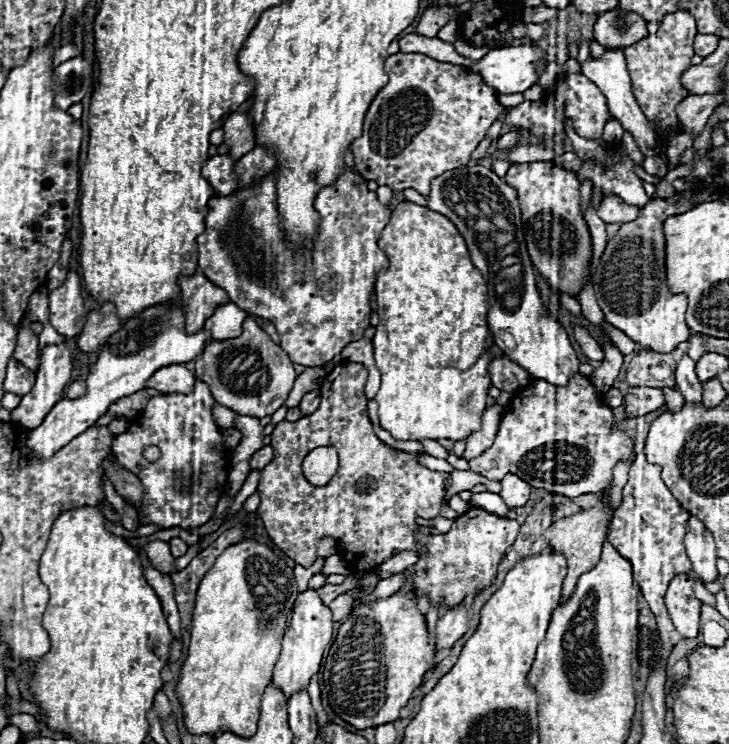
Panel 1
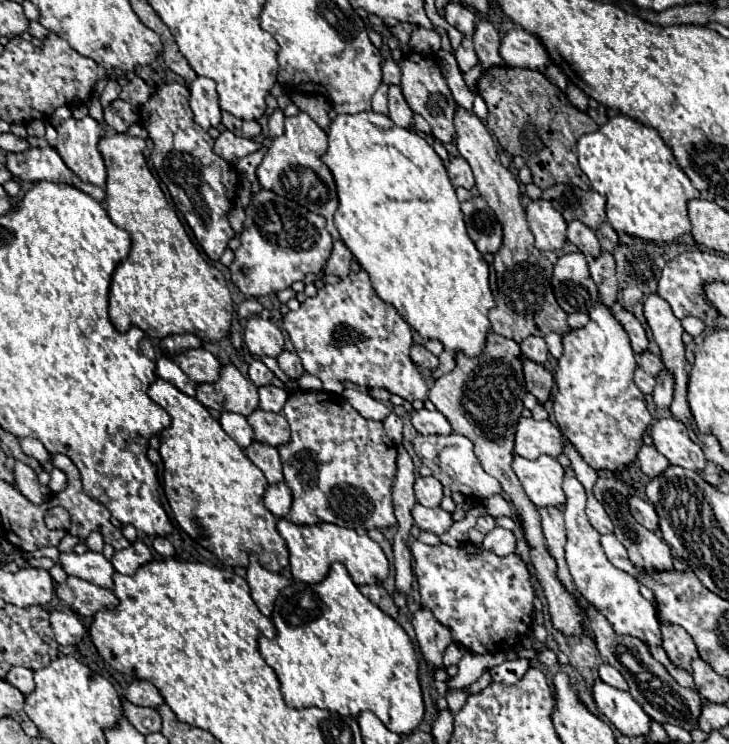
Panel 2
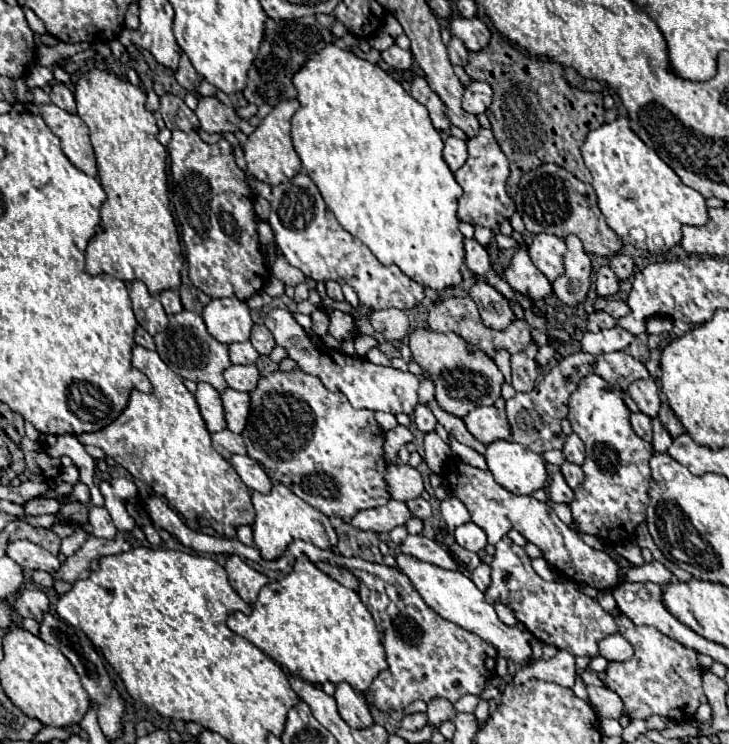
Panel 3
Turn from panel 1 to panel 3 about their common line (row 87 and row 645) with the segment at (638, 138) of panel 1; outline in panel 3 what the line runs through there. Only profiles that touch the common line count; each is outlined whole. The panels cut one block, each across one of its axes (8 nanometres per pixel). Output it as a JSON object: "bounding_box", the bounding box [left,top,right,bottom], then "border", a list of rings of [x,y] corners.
{"bounding_box":[598,634,632,662],"border":[[[612,634],[598,642],[598,654],[608,662],[624,662],[632,658],[632,646],[620,634]]]}

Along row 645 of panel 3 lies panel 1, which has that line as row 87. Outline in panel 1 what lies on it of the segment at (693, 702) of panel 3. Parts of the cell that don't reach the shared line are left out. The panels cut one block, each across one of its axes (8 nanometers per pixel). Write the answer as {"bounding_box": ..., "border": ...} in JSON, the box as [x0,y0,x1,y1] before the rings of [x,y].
{"bounding_box":[624,12,696,134],"border":[[[672,12],[672,14],[666,14],[658,32],[656,34],[650,34],[642,40],[638,40],[636,44],[628,46],[624,50],[624,58],[626,58],[626,68],[630,72],[630,82],[632,82],[632,94],[636,98],[636,102],[640,104],[642,112],[646,114],[646,118],[652,122],[656,120],[656,124],[660,128],[666,128],[668,132],[674,132],[678,134],[678,118],[676,118],[676,104],[678,100],[682,100],[682,96],[688,96],[688,92],[682,90],[680,86],[680,74],[690,68],[690,58],[694,56],[694,50],[692,50],[692,42],[694,42],[694,36],[696,36],[696,22],[694,18],[688,14],[688,12]]]}

